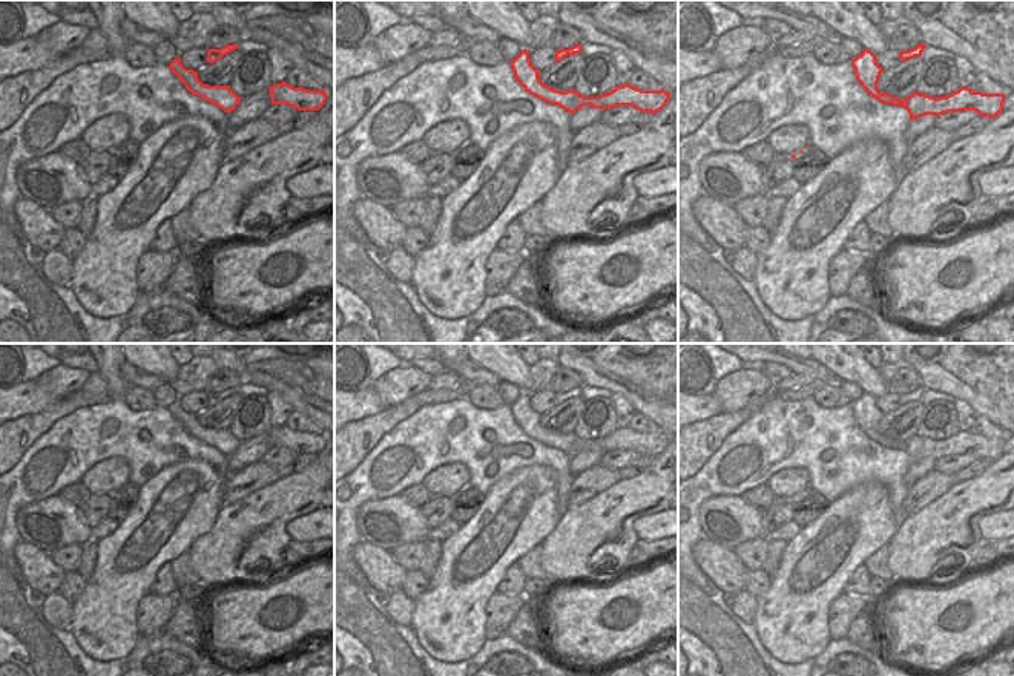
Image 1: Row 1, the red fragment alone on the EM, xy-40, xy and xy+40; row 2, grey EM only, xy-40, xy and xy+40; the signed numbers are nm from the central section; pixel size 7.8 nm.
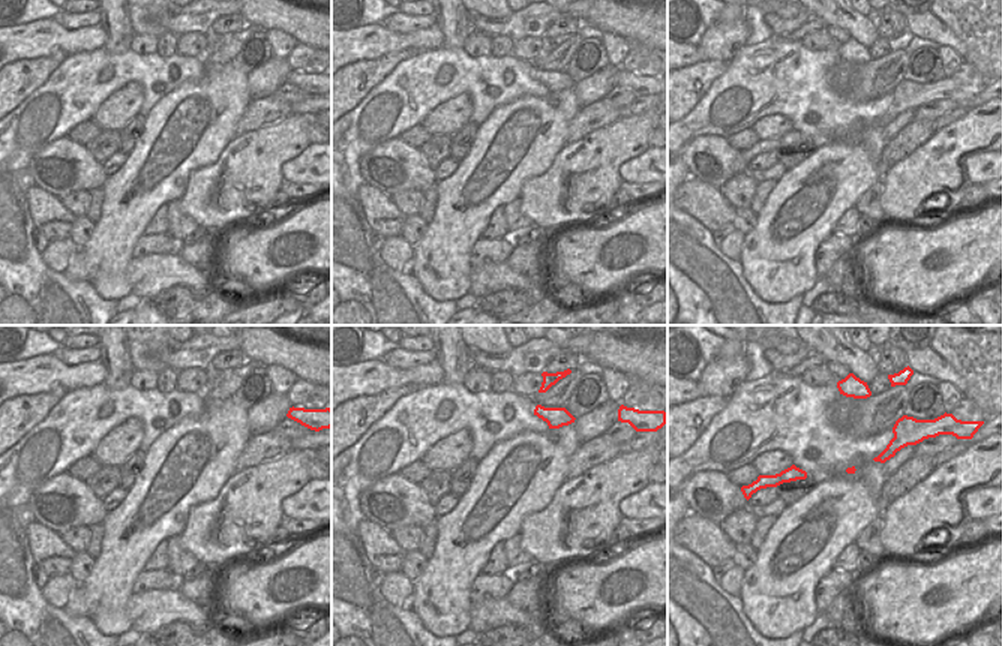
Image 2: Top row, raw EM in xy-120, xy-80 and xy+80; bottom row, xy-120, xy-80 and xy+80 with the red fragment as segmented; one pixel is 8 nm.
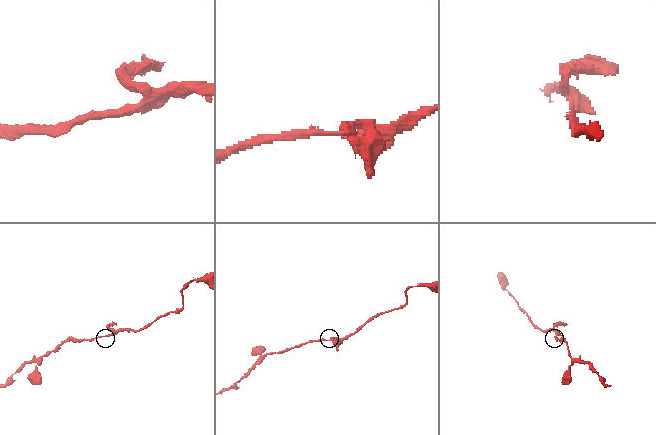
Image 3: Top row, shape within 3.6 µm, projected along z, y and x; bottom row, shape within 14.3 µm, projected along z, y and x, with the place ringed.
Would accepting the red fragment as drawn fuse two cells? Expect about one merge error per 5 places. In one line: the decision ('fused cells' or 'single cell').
single cell

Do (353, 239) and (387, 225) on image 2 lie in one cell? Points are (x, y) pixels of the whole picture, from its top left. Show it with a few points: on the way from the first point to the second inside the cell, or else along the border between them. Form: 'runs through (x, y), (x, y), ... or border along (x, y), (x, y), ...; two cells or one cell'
border along (357, 195), (365, 221), (372, 228); two cells

